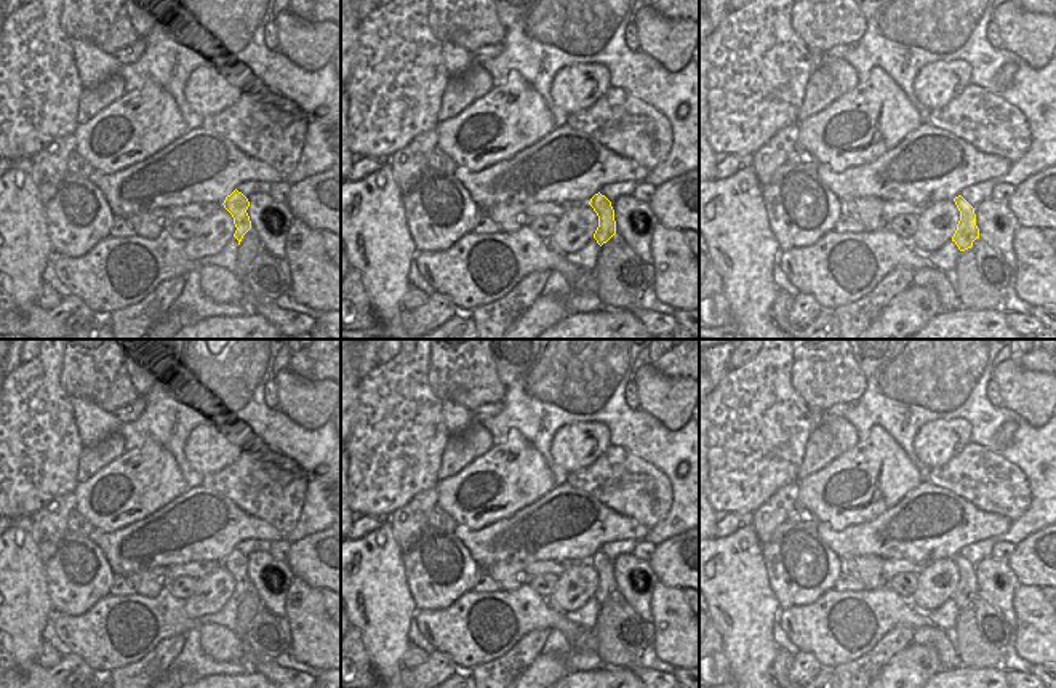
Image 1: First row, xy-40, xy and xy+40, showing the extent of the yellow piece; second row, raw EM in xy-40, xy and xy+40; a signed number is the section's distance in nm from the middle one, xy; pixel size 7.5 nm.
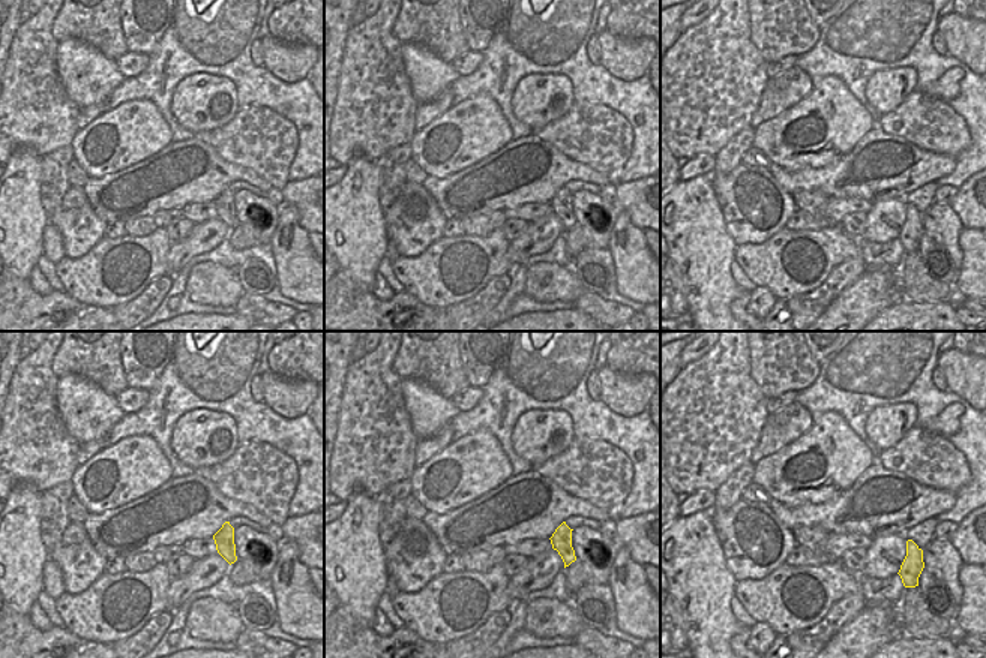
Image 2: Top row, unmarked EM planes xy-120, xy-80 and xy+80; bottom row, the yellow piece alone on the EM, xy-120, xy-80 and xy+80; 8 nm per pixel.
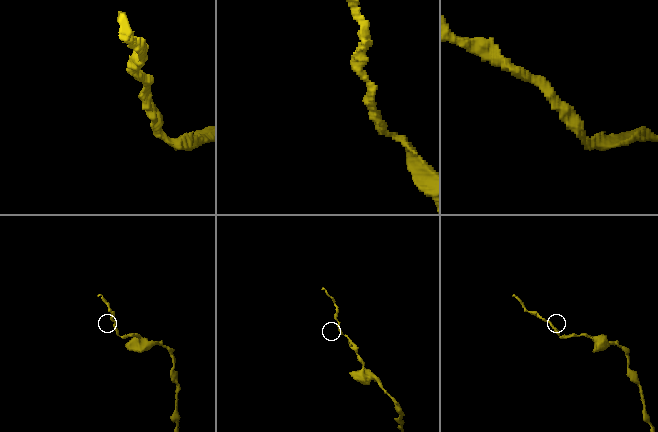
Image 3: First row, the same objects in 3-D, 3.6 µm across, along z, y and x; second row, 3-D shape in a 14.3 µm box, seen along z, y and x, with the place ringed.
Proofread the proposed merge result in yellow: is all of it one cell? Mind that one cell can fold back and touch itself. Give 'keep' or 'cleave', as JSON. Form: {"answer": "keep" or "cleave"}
{"answer": "keep"}

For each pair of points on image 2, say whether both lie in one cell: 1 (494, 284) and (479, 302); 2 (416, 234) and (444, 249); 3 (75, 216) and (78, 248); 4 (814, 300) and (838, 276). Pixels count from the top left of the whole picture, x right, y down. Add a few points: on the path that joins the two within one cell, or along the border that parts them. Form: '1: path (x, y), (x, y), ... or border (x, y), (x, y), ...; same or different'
1: path (492, 288), (483, 297); same
2: border (441, 234), (422, 252), (399, 257); different
3: path (78, 224), (78, 240); same
4: path (820, 297), (835, 282); same

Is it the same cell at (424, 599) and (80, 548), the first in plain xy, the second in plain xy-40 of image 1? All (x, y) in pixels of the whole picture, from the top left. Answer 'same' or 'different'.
same

